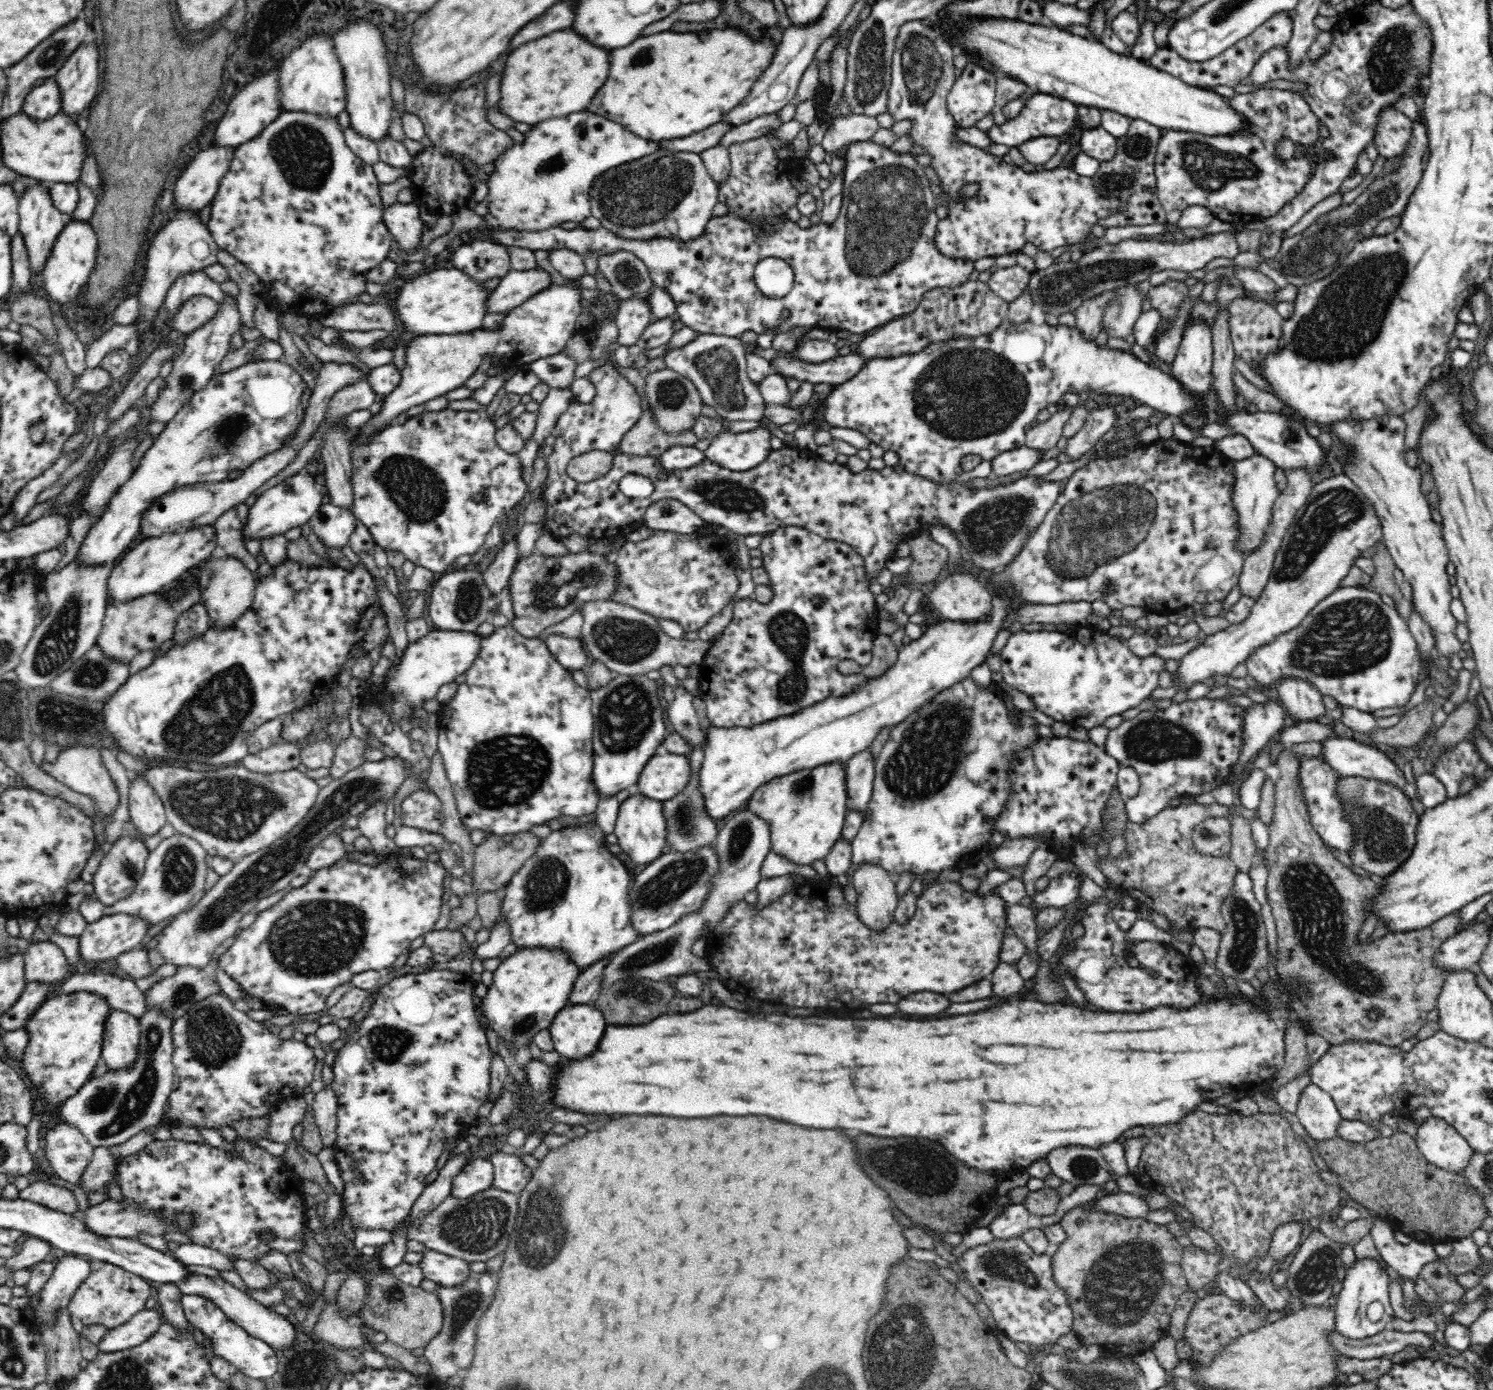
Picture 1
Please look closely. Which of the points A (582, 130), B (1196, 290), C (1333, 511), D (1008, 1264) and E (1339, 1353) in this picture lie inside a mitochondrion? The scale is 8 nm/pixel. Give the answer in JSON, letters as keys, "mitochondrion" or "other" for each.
{"A":"mitochondrion","B":"other","C":"mitochondrion","D":"mitochondrion","E":"other"}

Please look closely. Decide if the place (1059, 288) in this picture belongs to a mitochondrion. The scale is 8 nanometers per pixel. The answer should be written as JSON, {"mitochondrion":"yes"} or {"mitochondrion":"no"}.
{"mitochondrion":"yes"}

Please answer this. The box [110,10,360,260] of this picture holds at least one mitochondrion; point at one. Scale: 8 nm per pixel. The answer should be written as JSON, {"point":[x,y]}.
{"point":[305,158]}

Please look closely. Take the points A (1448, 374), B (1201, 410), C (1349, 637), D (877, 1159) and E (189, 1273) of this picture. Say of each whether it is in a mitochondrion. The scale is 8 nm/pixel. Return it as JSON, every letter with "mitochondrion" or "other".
{"A":"other","B":"other","C":"mitochondrion","D":"mitochondrion","E":"other"}

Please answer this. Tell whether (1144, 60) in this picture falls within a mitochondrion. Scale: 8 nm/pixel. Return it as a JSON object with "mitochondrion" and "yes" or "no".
{"mitochondrion":"no"}

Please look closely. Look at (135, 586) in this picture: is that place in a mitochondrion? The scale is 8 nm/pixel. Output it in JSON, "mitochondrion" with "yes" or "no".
{"mitochondrion":"no"}

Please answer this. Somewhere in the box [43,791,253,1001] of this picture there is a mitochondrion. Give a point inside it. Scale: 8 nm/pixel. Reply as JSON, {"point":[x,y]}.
{"point":[178,866]}

